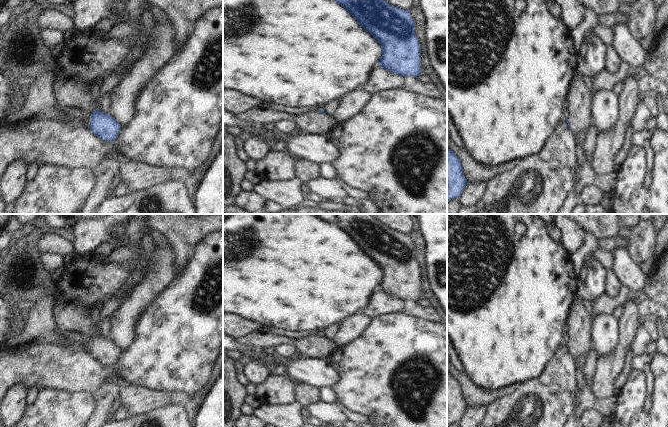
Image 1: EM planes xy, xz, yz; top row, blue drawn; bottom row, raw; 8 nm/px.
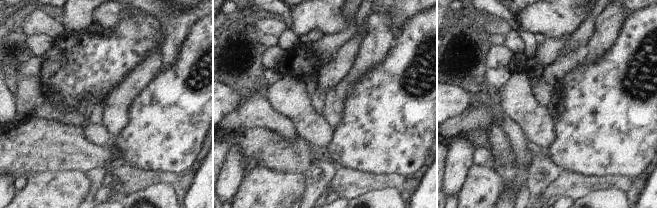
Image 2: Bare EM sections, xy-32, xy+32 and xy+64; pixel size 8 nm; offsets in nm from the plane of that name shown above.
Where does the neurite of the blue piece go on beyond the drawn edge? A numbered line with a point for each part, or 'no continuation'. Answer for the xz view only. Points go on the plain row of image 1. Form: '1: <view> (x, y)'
1: xz (312, 347)

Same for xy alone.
1: xy (67, 315)

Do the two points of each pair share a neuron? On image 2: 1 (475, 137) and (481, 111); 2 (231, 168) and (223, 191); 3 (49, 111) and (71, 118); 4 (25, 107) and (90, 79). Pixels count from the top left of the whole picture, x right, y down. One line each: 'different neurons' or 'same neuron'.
1: different neurons
2: same neuron
3: same neuron
4: different neurons

